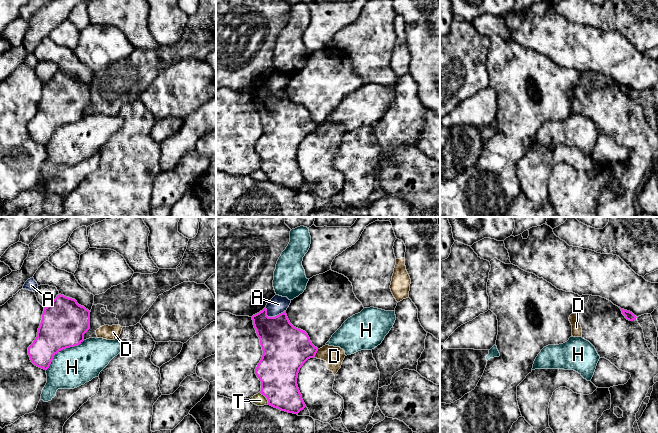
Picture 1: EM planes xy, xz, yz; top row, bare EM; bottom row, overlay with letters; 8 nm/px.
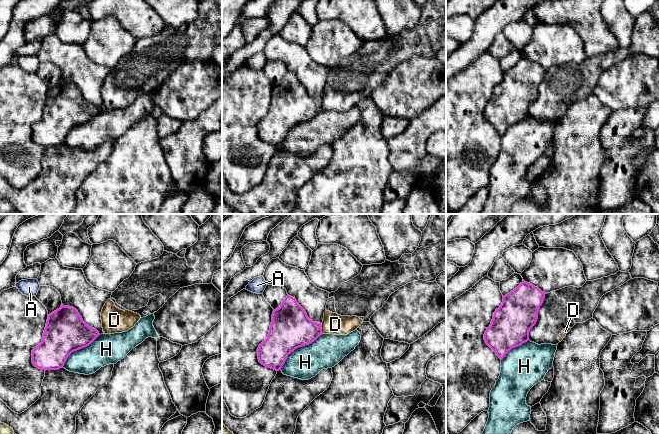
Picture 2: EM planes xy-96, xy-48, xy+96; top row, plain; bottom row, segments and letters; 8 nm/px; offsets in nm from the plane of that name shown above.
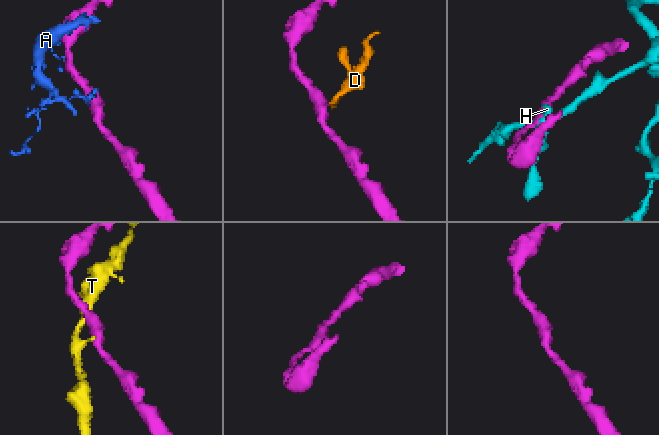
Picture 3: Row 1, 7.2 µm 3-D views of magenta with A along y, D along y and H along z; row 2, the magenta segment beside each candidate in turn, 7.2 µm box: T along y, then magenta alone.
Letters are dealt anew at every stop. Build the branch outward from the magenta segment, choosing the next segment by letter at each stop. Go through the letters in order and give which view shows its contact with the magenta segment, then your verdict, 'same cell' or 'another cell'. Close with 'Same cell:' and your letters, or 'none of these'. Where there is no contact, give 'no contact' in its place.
A: xz | another cell
D: xz | another cell
H: xy | another cell
T: xz | another cell
Same cell: none of these

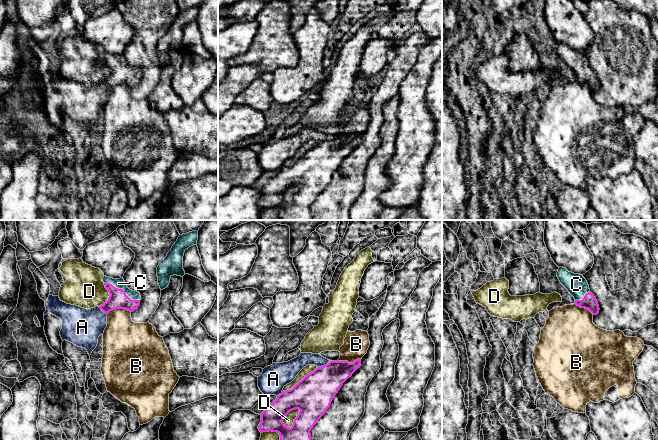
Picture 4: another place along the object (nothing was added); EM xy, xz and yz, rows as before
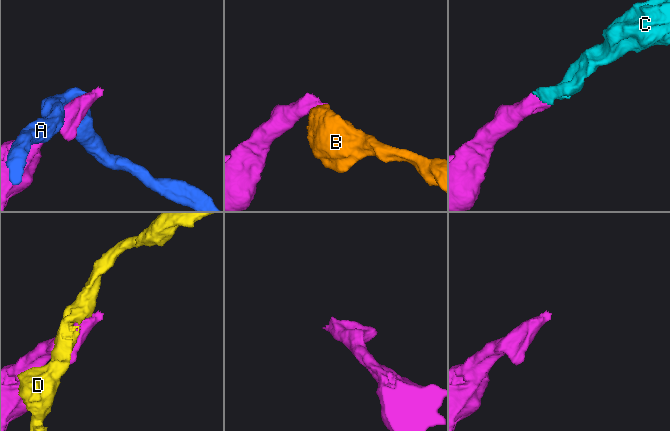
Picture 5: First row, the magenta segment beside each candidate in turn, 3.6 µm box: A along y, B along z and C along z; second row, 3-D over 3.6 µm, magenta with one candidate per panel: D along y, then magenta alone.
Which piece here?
A: xz | another cell
B: xy | another cell
C: xy | same cell
D: xz | another cell
Same cell: C

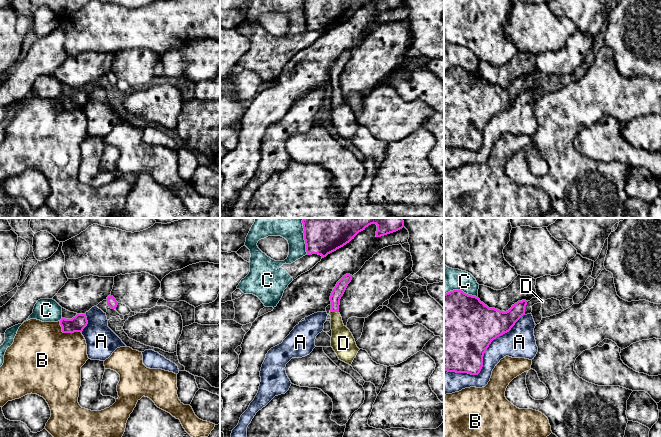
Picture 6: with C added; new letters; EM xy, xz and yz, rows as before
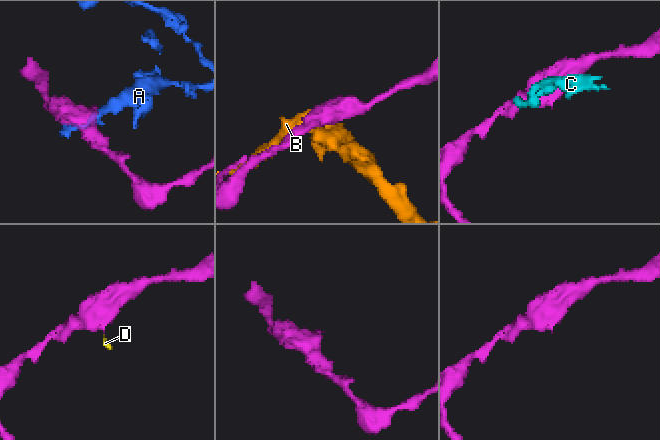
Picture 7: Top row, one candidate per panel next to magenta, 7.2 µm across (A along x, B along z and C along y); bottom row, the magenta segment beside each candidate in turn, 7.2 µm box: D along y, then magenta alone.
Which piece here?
A: yz | another cell
B: xy | another cell
C: xz | another cell
D: xz | same cell
Same cell: D

